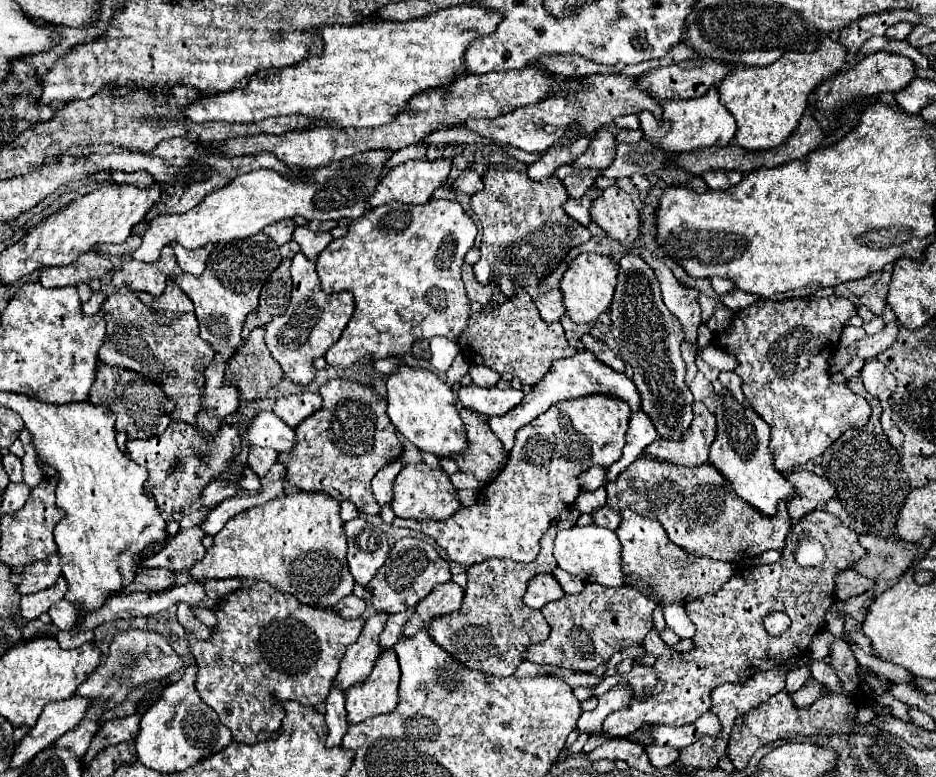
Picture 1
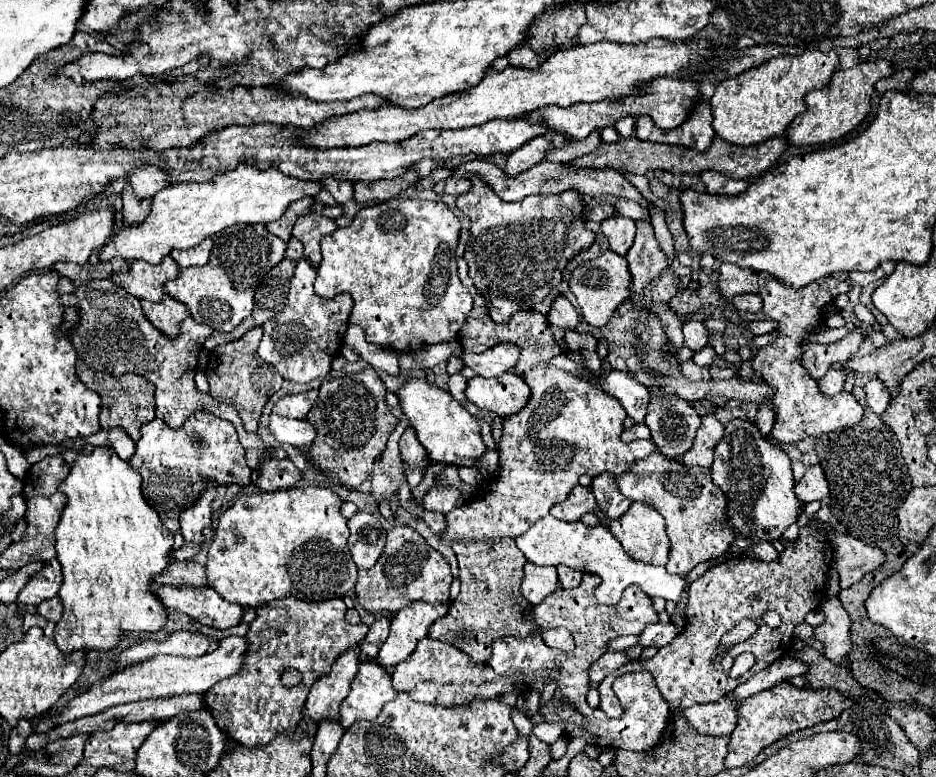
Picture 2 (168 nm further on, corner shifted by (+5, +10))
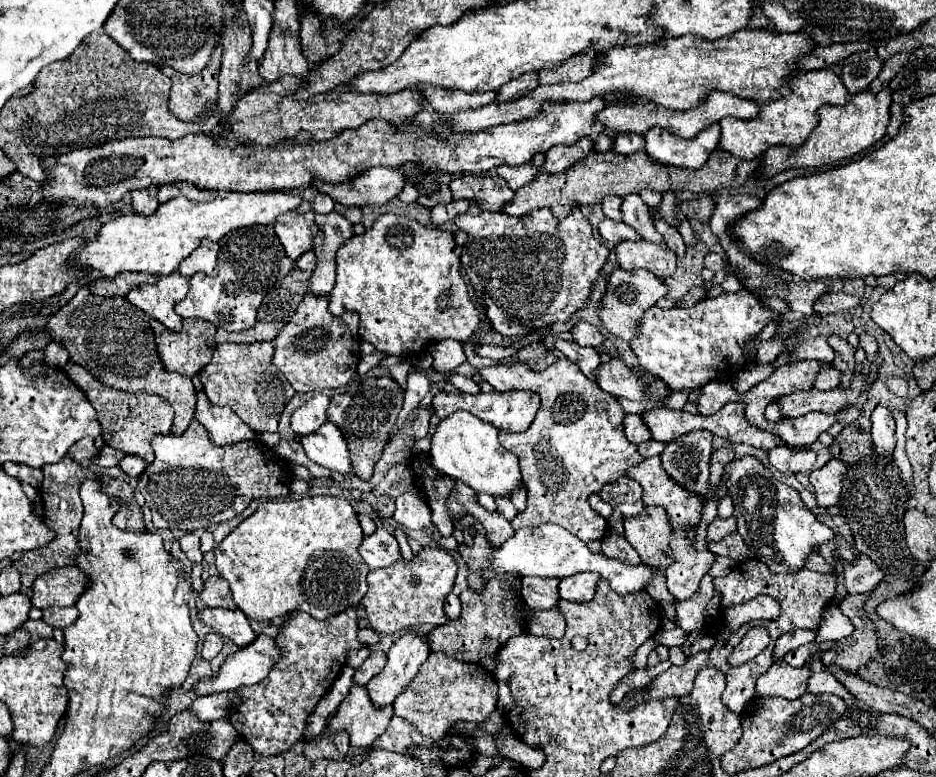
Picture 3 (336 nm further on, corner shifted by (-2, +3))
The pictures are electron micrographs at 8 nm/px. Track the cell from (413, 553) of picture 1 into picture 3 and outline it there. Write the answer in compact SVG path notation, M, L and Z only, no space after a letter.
M422 547L412 559L398 559L392 567L368 573L368 593L362 597L370 627L376 633L398 633L414 625L446 625L446 595L452 591L458 565L440 549Z

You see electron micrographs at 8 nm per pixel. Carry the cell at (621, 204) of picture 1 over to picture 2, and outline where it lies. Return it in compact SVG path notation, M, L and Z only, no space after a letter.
M613 216L613 218L603 220L601 232L607 236L609 250L625 256L635 238L635 222L625 216Z

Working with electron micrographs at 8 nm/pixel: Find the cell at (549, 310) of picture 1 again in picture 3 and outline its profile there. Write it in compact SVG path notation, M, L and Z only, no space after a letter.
M578 321L578 323L572 327L570 333L572 333L574 341L580 343L580 345L600 345L600 343L604 341L604 337L600 335L600 331L598 331L594 325L586 323L586 321Z

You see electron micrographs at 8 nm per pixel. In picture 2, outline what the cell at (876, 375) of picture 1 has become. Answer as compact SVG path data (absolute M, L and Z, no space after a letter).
M869 380L865 386L865 392L867 392L867 406L871 408L871 412L875 412L877 416L883 416L891 400L887 386L881 380Z

